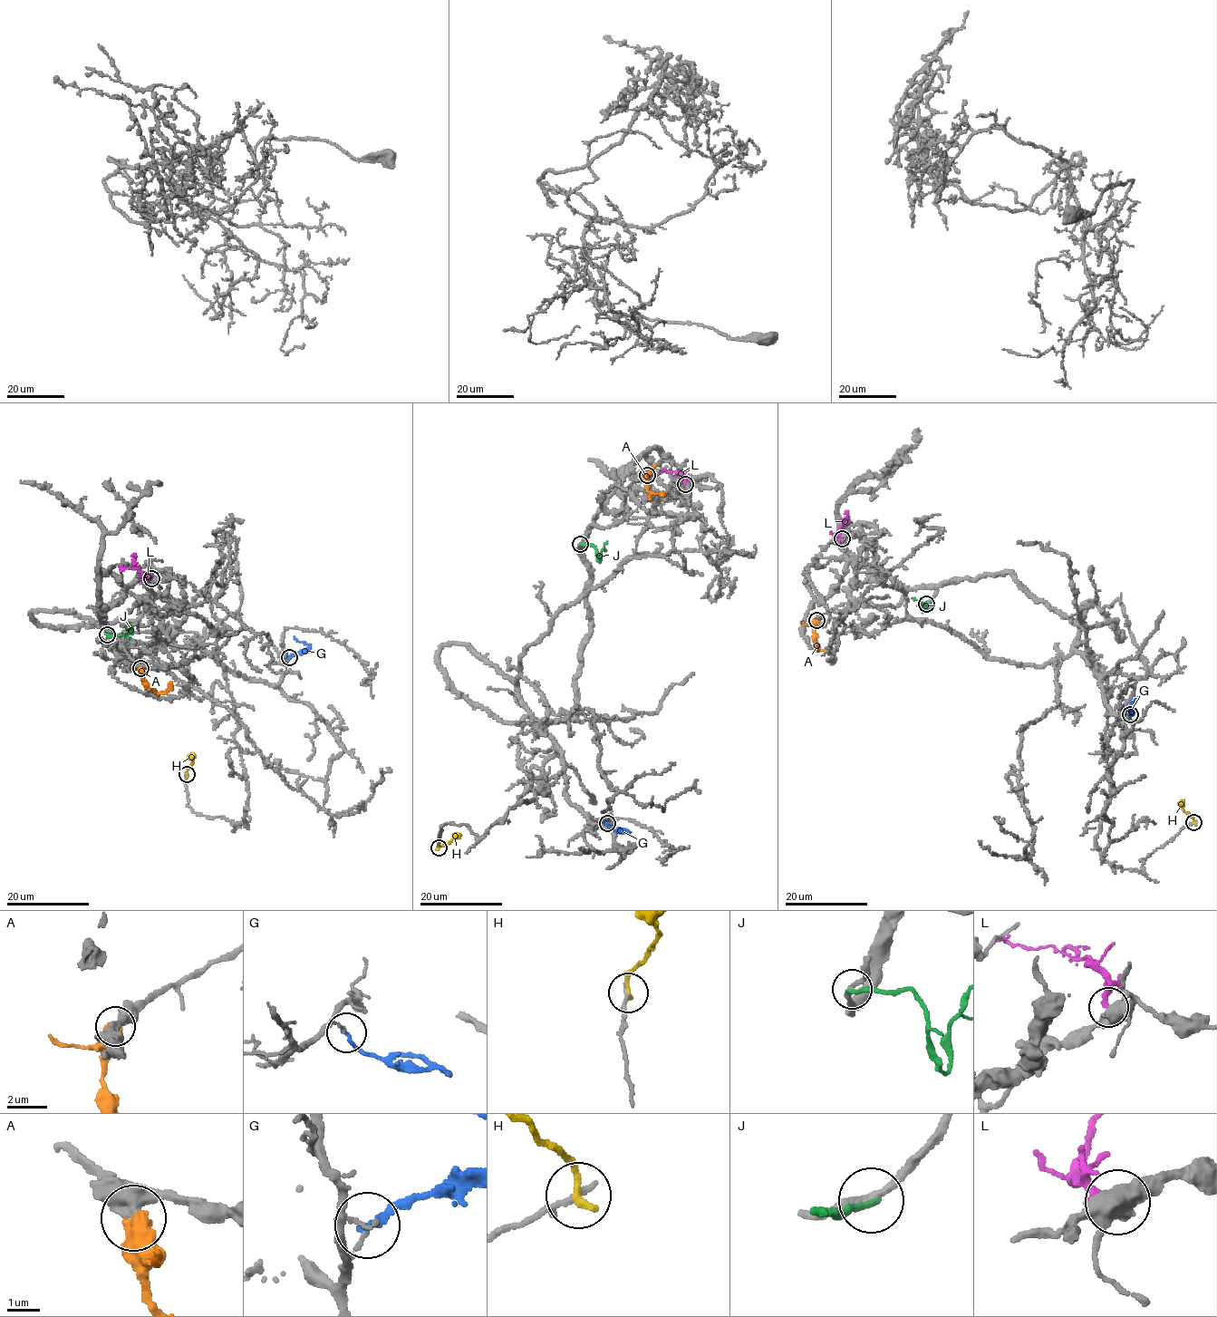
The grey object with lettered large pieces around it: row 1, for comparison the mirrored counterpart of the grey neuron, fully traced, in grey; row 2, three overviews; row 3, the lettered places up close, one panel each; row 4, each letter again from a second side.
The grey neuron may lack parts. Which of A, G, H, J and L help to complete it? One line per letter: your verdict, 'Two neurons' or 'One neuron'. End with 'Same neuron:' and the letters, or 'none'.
A: One neuron
G: Two neurons
H: Two neurons
J: Two neurons
L: Two neurons
Same neuron: A

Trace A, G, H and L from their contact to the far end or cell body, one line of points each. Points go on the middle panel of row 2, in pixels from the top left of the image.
A: (648, 475), (645, 479), (649, 492), (666, 491)
G: (607, 824), (628, 831), (617, 828)
H: (439, 847), (459, 835)
L: (686, 483), (680, 473), (663, 469), (665, 469)

